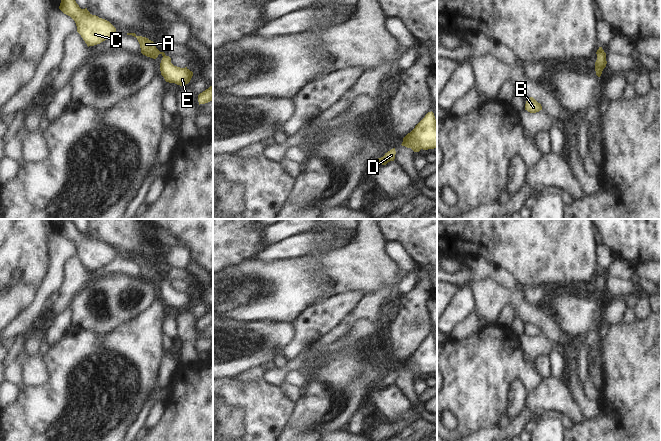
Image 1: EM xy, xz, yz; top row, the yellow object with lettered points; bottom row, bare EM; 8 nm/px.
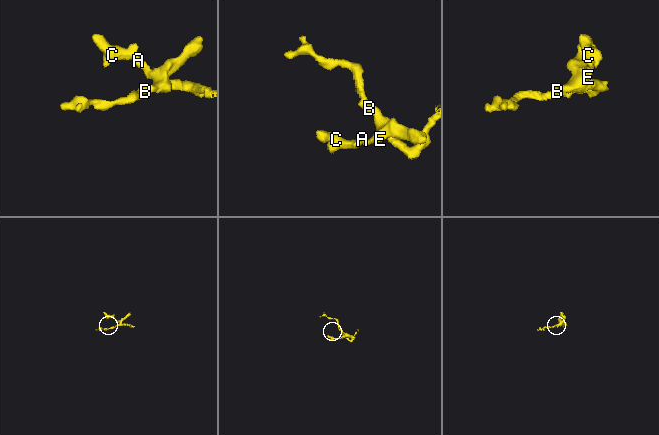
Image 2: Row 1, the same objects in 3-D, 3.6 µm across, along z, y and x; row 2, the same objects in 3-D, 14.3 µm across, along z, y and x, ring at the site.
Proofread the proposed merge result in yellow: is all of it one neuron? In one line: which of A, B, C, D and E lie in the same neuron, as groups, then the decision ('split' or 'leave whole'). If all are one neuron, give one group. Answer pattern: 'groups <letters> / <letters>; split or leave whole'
groups A B C D E; leave whole

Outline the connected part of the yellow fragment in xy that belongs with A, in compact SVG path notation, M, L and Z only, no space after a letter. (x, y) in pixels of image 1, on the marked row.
M127 33L127 35L132 35L137 38L140 44L141 53L143 55L153 59L156 59L159 54L163 56L160 63L160 71L166 82L175 83L180 86L184 86L190 82L193 76L193 72L190 71L187 67L180 68L174 66L171 63L171 58L166 56L164 52L160 52L156 48L153 41L146 37L137 36L135 33Z

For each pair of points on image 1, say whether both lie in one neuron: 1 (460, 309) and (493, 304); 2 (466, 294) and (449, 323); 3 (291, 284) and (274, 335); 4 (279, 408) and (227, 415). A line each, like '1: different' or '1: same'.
1: different
2: same
3: different
4: same

